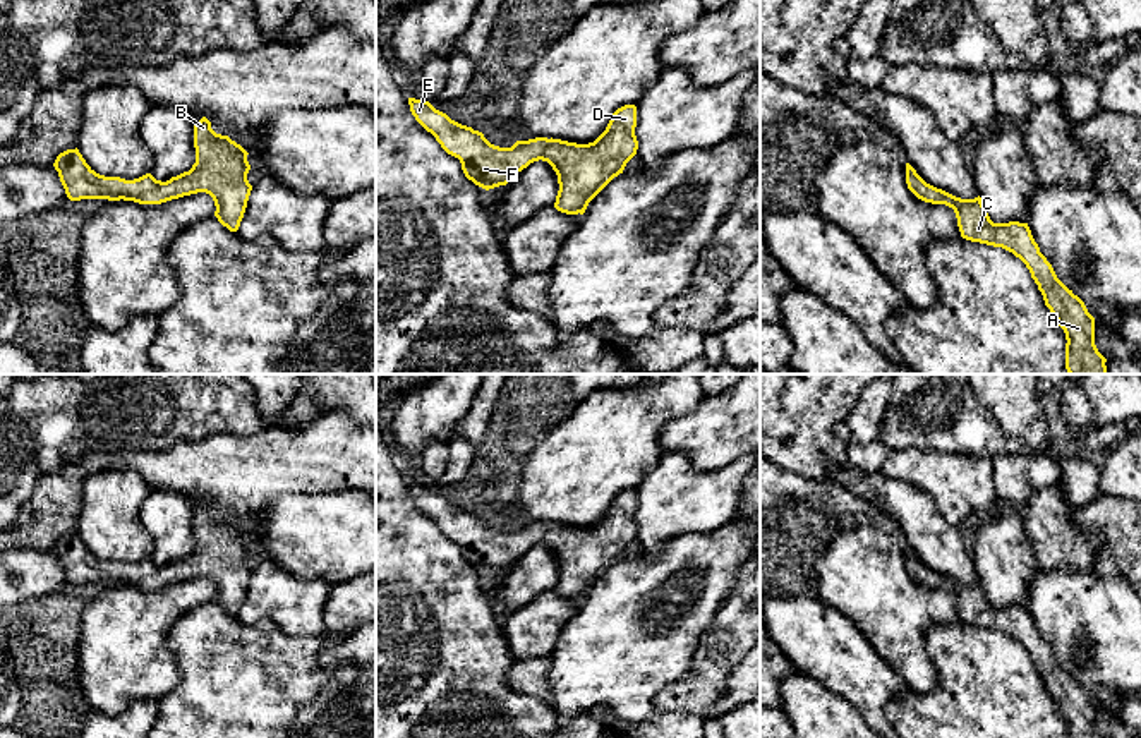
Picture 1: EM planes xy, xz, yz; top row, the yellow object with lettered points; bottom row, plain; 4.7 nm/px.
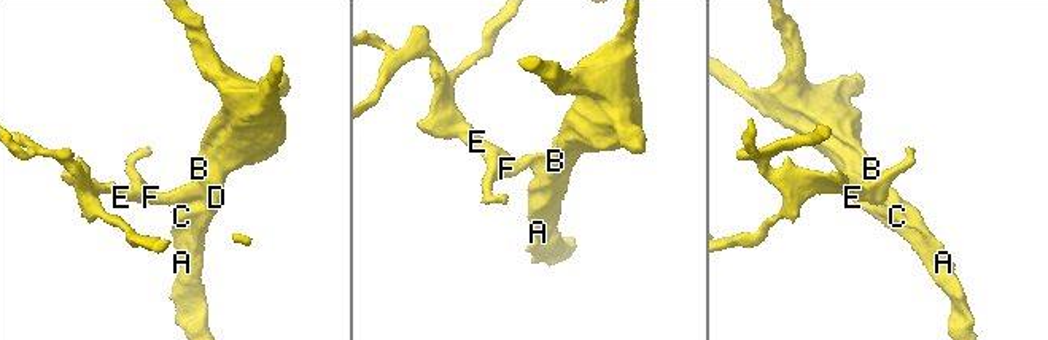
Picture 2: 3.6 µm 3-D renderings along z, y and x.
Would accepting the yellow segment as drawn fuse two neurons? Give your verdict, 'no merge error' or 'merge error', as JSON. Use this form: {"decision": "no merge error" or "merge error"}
{"decision": "no merge error"}

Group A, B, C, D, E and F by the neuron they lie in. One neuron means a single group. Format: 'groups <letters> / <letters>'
groups A B C D E F

